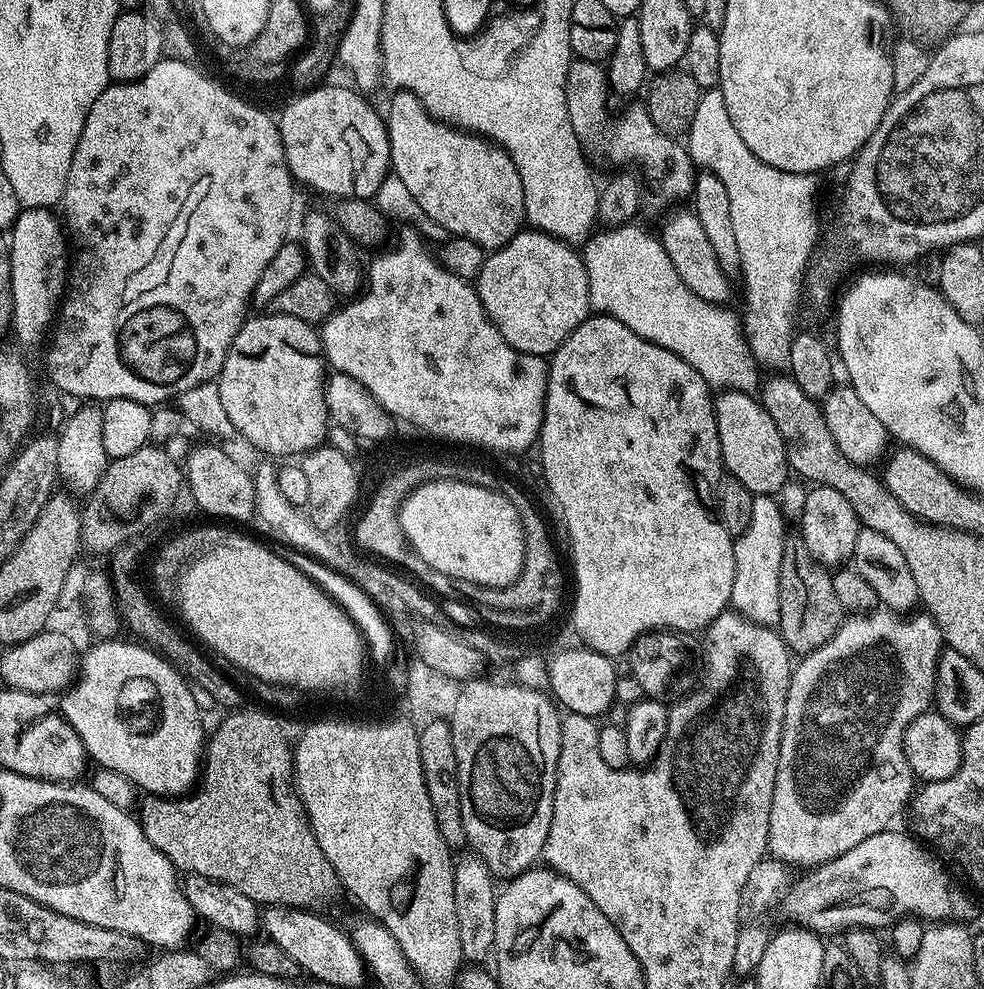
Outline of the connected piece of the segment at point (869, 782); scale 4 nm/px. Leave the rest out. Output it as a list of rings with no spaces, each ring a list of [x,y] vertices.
[[[883,606],[869,611],[867,614],[852,614],[841,624],[837,632],[824,644],[819,644],[813,652],[799,657],[800,665],[793,667],[788,682],[788,697],[784,707],[784,721],[782,722],[782,734],[780,735],[780,749],[774,774],[774,790],[772,801],[768,811],[768,842],[767,851],[775,859],[784,861],[785,865],[794,864],[813,865],[816,861],[825,861],[831,857],[839,856],[842,849],[853,843],[857,838],[867,836],[875,832],[892,816],[900,807],[905,807],[909,798],[913,795],[914,777],[912,767],[904,753],[904,731],[906,726],[920,712],[929,711],[934,700],[936,690],[936,664],[940,660],[942,651],[942,637],[940,628],[934,618],[924,610],[917,616],[909,615],[905,618],[901,613],[894,612]]]

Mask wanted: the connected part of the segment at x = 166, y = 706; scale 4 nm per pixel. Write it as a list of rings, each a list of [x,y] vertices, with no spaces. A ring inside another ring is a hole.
[[[108,638],[105,639],[103,642],[96,642],[96,645],[93,646],[92,649],[89,650],[88,653],[83,653],[82,659],[79,661],[78,664],[78,678],[73,679],[70,687],[59,697],[58,700],[58,711],[61,716],[64,717],[65,722],[70,725],[70,727],[74,730],[74,734],[78,734],[78,738],[82,738],[82,746],[84,747],[87,759],[89,761],[97,760],[95,763],[99,765],[101,768],[109,768],[110,770],[118,770],[118,774],[122,774],[131,784],[136,785],[137,789],[141,793],[144,794],[151,794],[153,796],[163,796],[165,798],[179,798],[185,793],[189,791],[197,783],[198,777],[202,771],[202,757],[204,754],[204,749],[206,747],[206,728],[204,732],[204,728],[202,725],[200,725],[200,708],[198,705],[196,705],[196,700],[194,697],[192,697],[193,689],[189,687],[189,685],[186,683],[183,676],[180,675],[179,672],[176,671],[175,668],[172,667],[171,664],[168,663],[167,660],[164,659],[163,656],[160,655],[158,652],[153,652],[151,648],[145,646],[143,643],[135,642],[136,644],[123,644],[122,641],[120,641],[120,638]]]

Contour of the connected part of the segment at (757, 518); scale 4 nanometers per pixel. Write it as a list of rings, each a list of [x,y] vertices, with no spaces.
[[[753,495],[750,524],[734,540],[734,586],[731,607],[756,624],[776,626],[779,622],[778,578],[782,570],[782,550],[786,539],[786,517],[775,495]]]

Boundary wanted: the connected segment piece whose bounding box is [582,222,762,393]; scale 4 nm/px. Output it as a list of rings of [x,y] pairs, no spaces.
[[[636,223],[601,227],[601,232],[593,231],[583,242],[582,255],[586,266],[586,282],[590,286],[591,311],[618,318],[618,322],[622,322],[622,326],[630,326],[634,334],[678,354],[678,358],[702,374],[709,389],[755,393],[762,383],[762,370],[744,337],[741,317],[737,313],[735,316],[731,307],[714,304],[694,294],[694,290],[682,282],[678,270],[674,270],[674,262],[670,262],[670,254],[666,254],[659,235],[655,231],[647,232]]]

